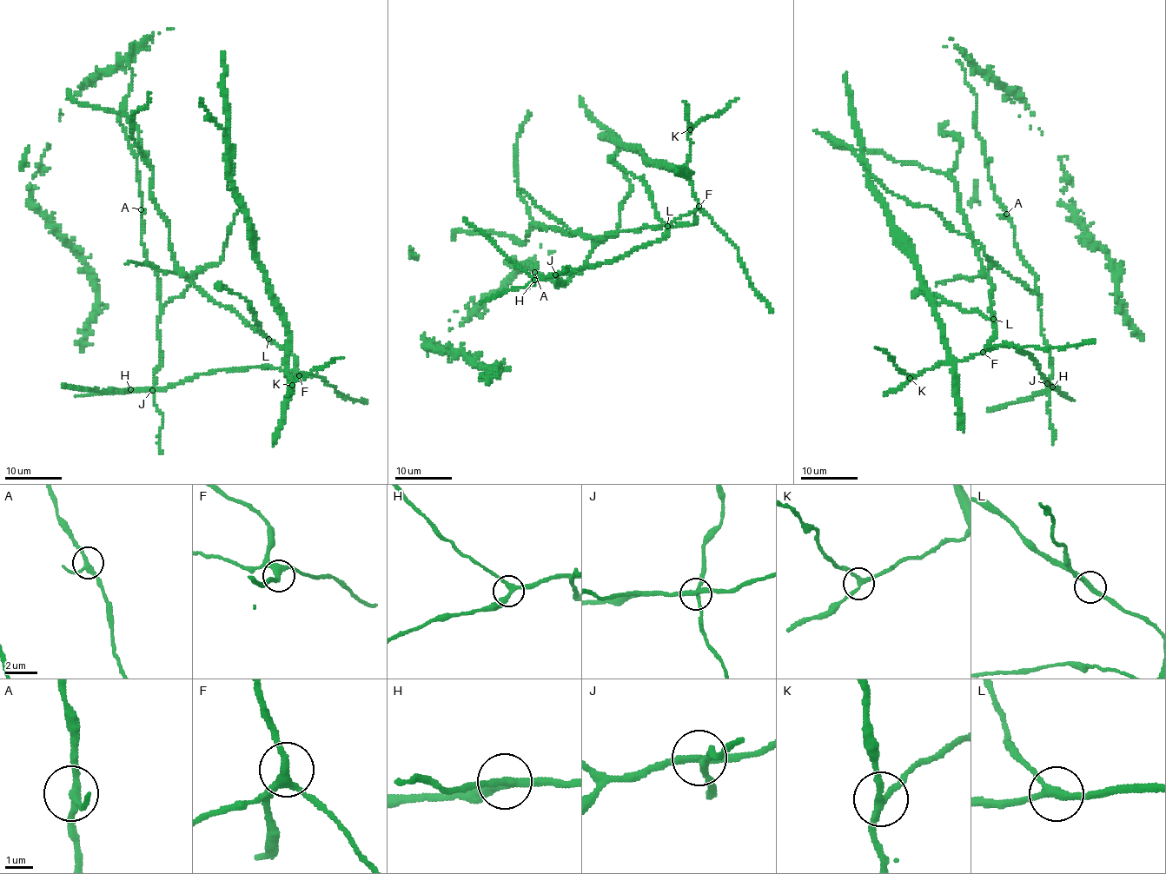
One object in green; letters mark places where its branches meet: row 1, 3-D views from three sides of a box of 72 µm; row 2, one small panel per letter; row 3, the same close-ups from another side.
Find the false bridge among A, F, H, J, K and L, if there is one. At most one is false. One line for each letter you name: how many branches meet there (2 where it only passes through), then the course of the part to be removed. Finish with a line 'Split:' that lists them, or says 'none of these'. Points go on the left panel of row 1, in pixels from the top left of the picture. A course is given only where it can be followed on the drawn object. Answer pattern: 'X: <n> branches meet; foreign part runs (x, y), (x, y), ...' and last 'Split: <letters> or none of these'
Split: none of these

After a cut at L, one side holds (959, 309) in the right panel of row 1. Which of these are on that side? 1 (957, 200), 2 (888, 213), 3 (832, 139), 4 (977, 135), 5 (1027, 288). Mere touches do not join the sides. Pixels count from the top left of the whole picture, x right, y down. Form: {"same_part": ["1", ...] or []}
{"same_part": ["1", "3", "5"]}

